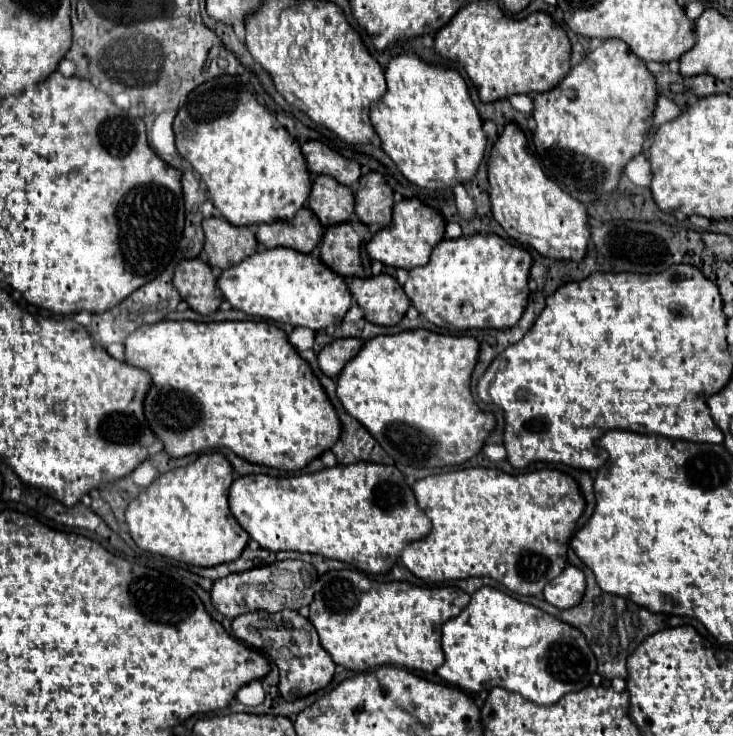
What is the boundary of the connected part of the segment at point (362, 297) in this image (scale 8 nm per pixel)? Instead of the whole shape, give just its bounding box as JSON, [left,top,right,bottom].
[349,274,411,326]

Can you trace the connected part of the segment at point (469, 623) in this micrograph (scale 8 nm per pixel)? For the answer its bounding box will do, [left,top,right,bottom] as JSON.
[437,586,597,706]

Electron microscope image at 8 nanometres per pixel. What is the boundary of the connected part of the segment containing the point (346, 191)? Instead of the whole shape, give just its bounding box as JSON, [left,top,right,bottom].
[309,176,353,228]

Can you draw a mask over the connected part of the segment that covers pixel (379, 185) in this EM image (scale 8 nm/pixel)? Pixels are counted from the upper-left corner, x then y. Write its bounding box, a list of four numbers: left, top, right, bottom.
[355,172,393,228]

